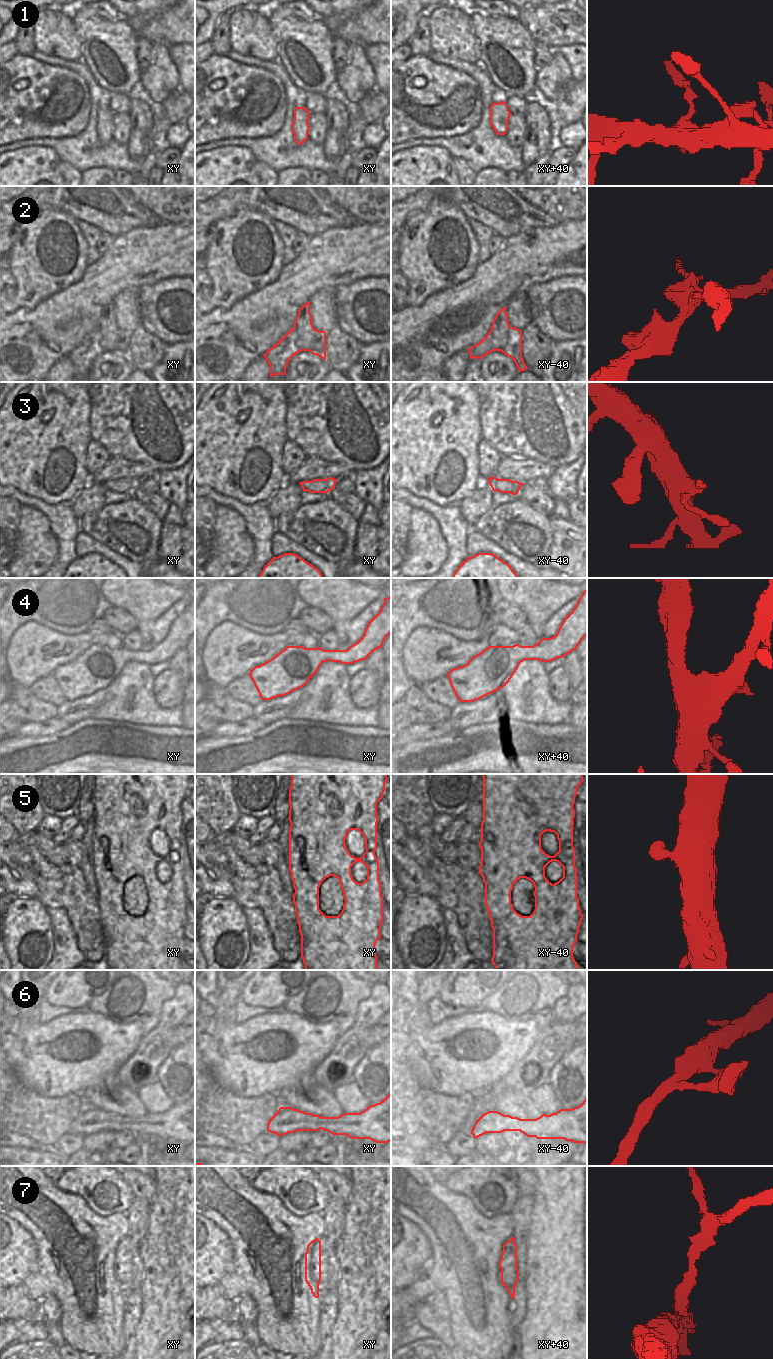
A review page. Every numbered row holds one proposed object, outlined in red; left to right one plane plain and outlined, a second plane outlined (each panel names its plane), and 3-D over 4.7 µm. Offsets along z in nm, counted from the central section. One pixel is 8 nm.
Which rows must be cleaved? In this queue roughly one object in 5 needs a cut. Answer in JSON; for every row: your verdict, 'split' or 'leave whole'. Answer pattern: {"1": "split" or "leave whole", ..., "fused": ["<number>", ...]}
{"1": "leave whole", "2": "split", "3": "leave whole", "4": "leave whole", "5": "leave whole", "6": "leave whole", "7": "leave whole", "fused": ["2"]}

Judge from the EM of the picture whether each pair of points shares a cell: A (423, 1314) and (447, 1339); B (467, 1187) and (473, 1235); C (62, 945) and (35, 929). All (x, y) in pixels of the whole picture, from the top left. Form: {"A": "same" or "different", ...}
{"A": "same", "B": "different", "C": "different"}

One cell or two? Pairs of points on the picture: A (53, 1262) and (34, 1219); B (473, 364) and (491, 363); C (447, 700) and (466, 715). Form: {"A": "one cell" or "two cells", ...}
{"A": "one cell", "B": "two cells", "C": "two cells"}

